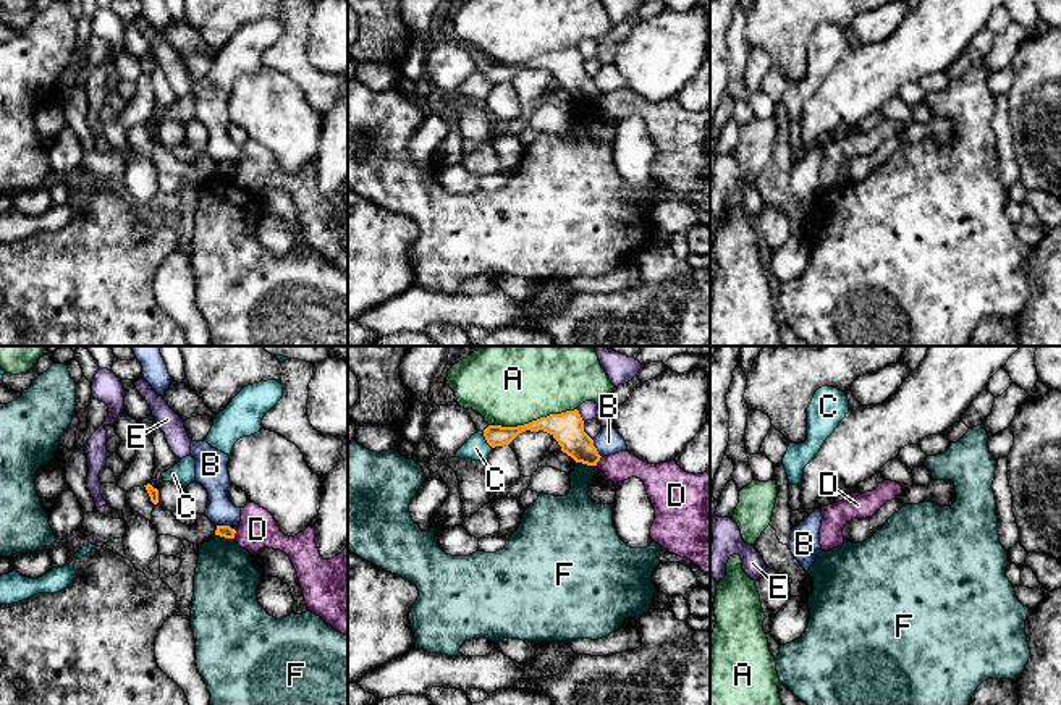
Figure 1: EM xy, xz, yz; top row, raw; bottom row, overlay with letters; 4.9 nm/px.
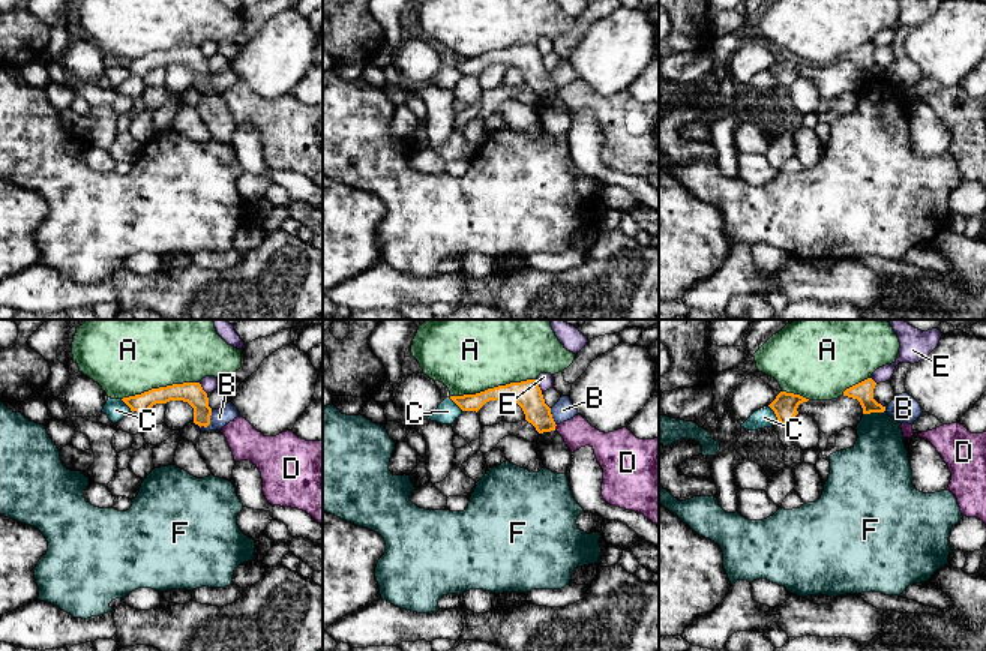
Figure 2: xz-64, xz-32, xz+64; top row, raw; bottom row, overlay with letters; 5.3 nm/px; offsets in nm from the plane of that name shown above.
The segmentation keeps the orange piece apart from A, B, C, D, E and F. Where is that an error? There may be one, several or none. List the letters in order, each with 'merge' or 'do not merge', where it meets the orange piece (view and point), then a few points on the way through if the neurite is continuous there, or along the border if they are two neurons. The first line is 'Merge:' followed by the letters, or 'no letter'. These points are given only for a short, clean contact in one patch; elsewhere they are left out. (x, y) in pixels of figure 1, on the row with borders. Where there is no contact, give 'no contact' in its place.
Merge: no letter
A: do not merge | xz (532, 421)
B: do not merge | xz (596, 448)
C: do not merge | xz (486, 439)
D: do not merge | xz (599, 460) | along xz (600, 456), (596, 464)
E: do not merge | xz (579, 416)
F: do not merge | xz (586, 463)

